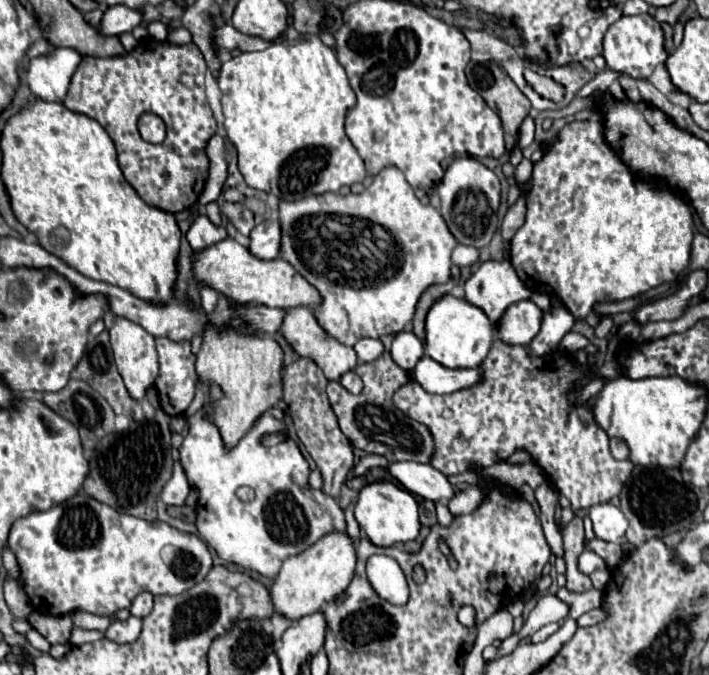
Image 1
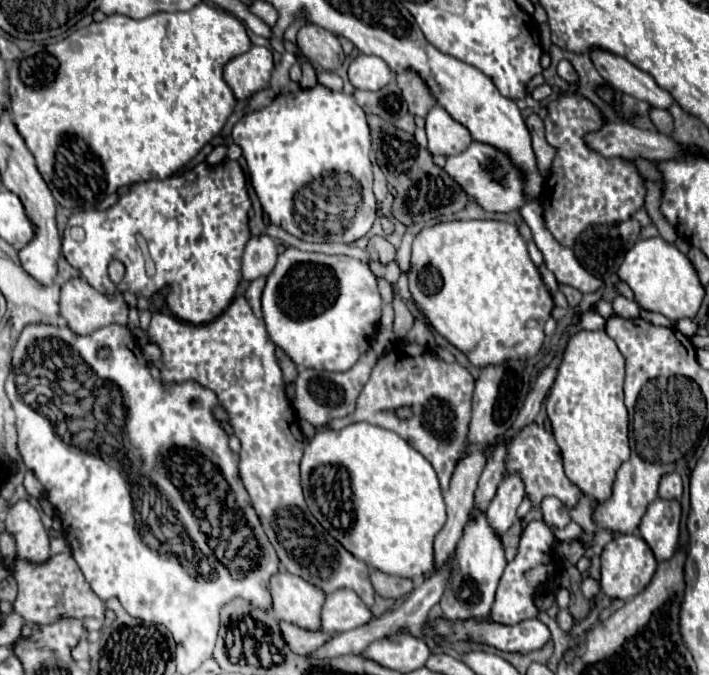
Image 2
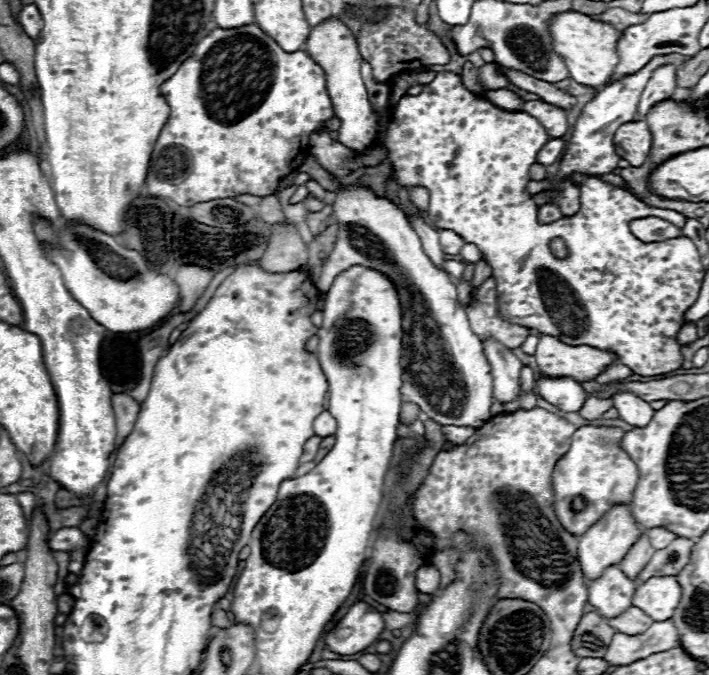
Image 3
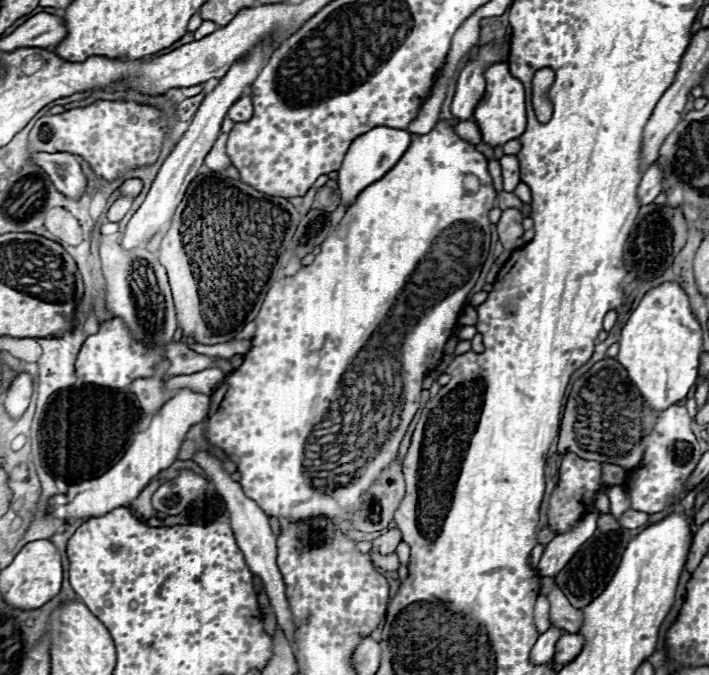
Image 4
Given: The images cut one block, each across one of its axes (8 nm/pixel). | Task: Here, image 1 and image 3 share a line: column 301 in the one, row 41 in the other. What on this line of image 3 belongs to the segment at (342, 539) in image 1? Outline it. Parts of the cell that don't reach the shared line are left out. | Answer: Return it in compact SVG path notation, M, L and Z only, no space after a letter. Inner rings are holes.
M564 12L554 18L554 22L550 26L550 34L552 34L554 50L556 50L556 54L560 54L564 58L564 62L568 66L568 74L574 82L600 90L600 86L604 86L604 82L610 80L610 76L614 74L614 70L618 66L616 44L620 38L620 32L616 32L610 24L592 20L590 16L586 16L582 12Z

